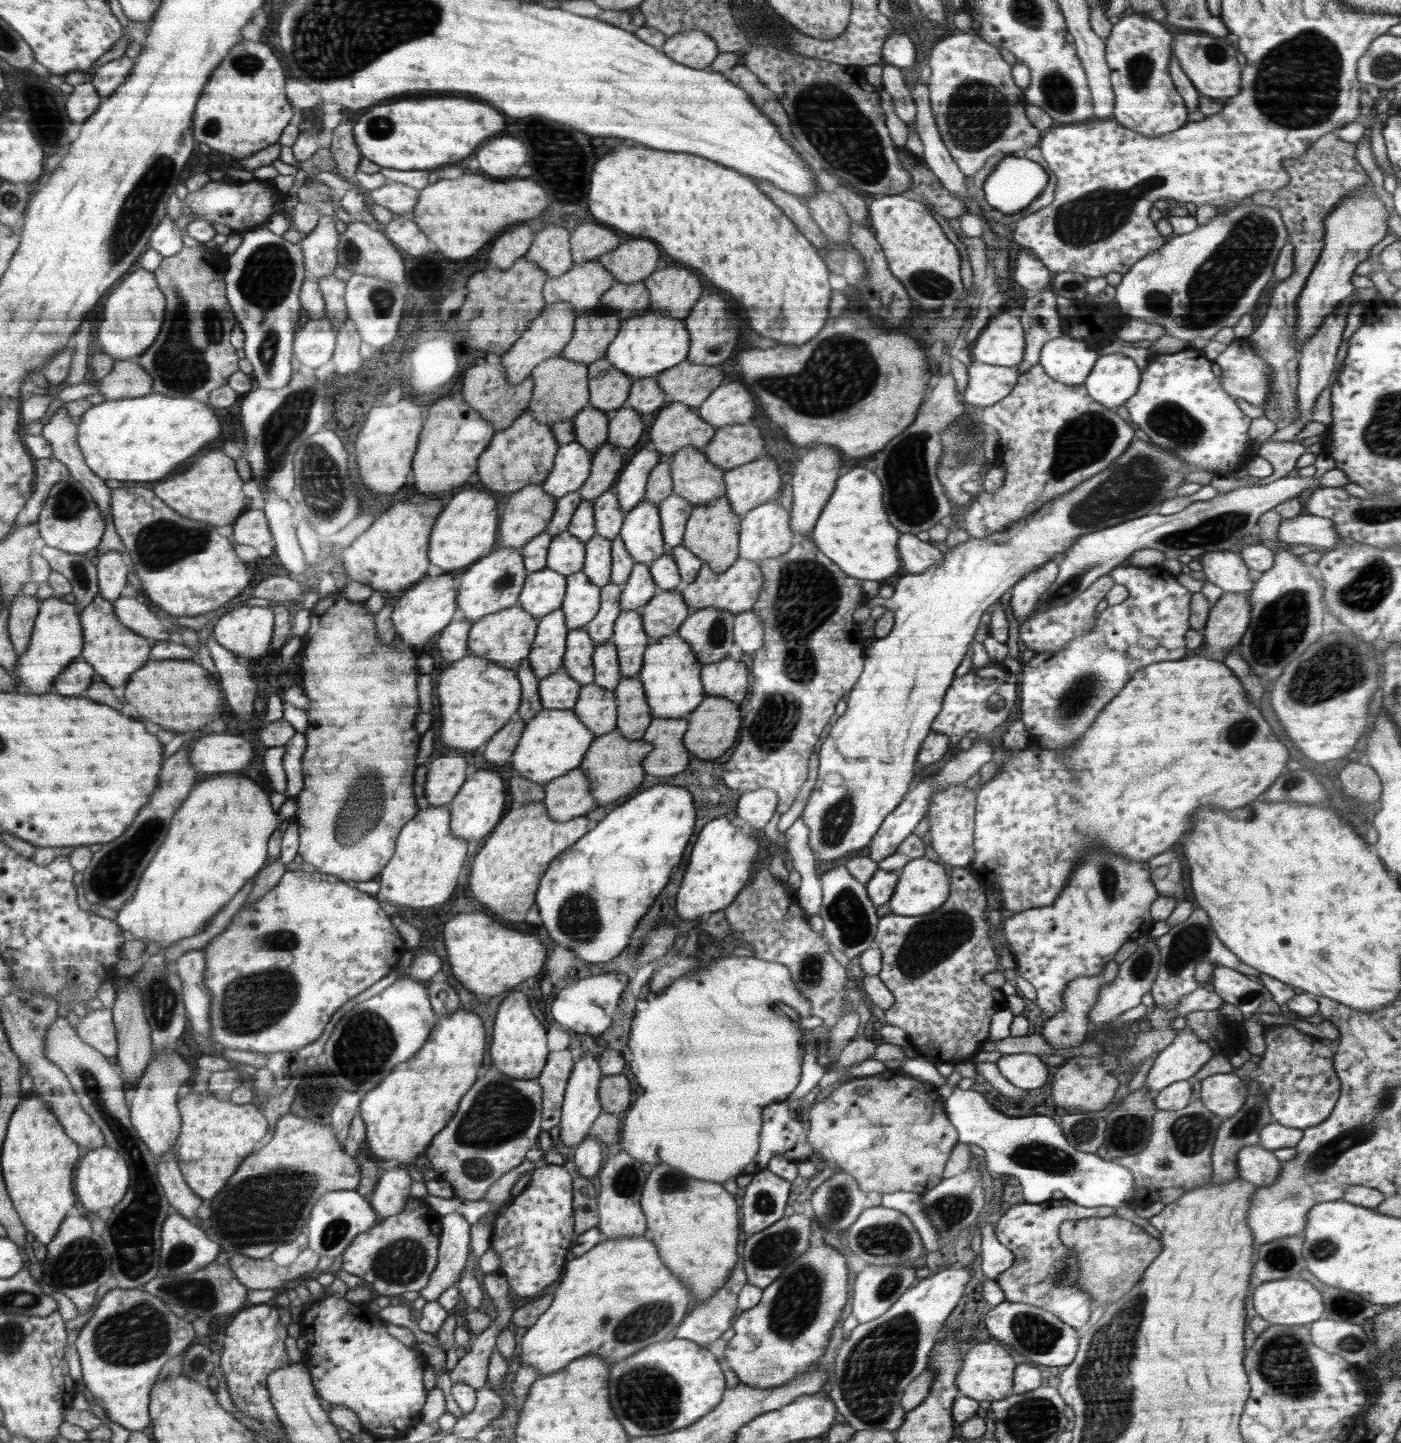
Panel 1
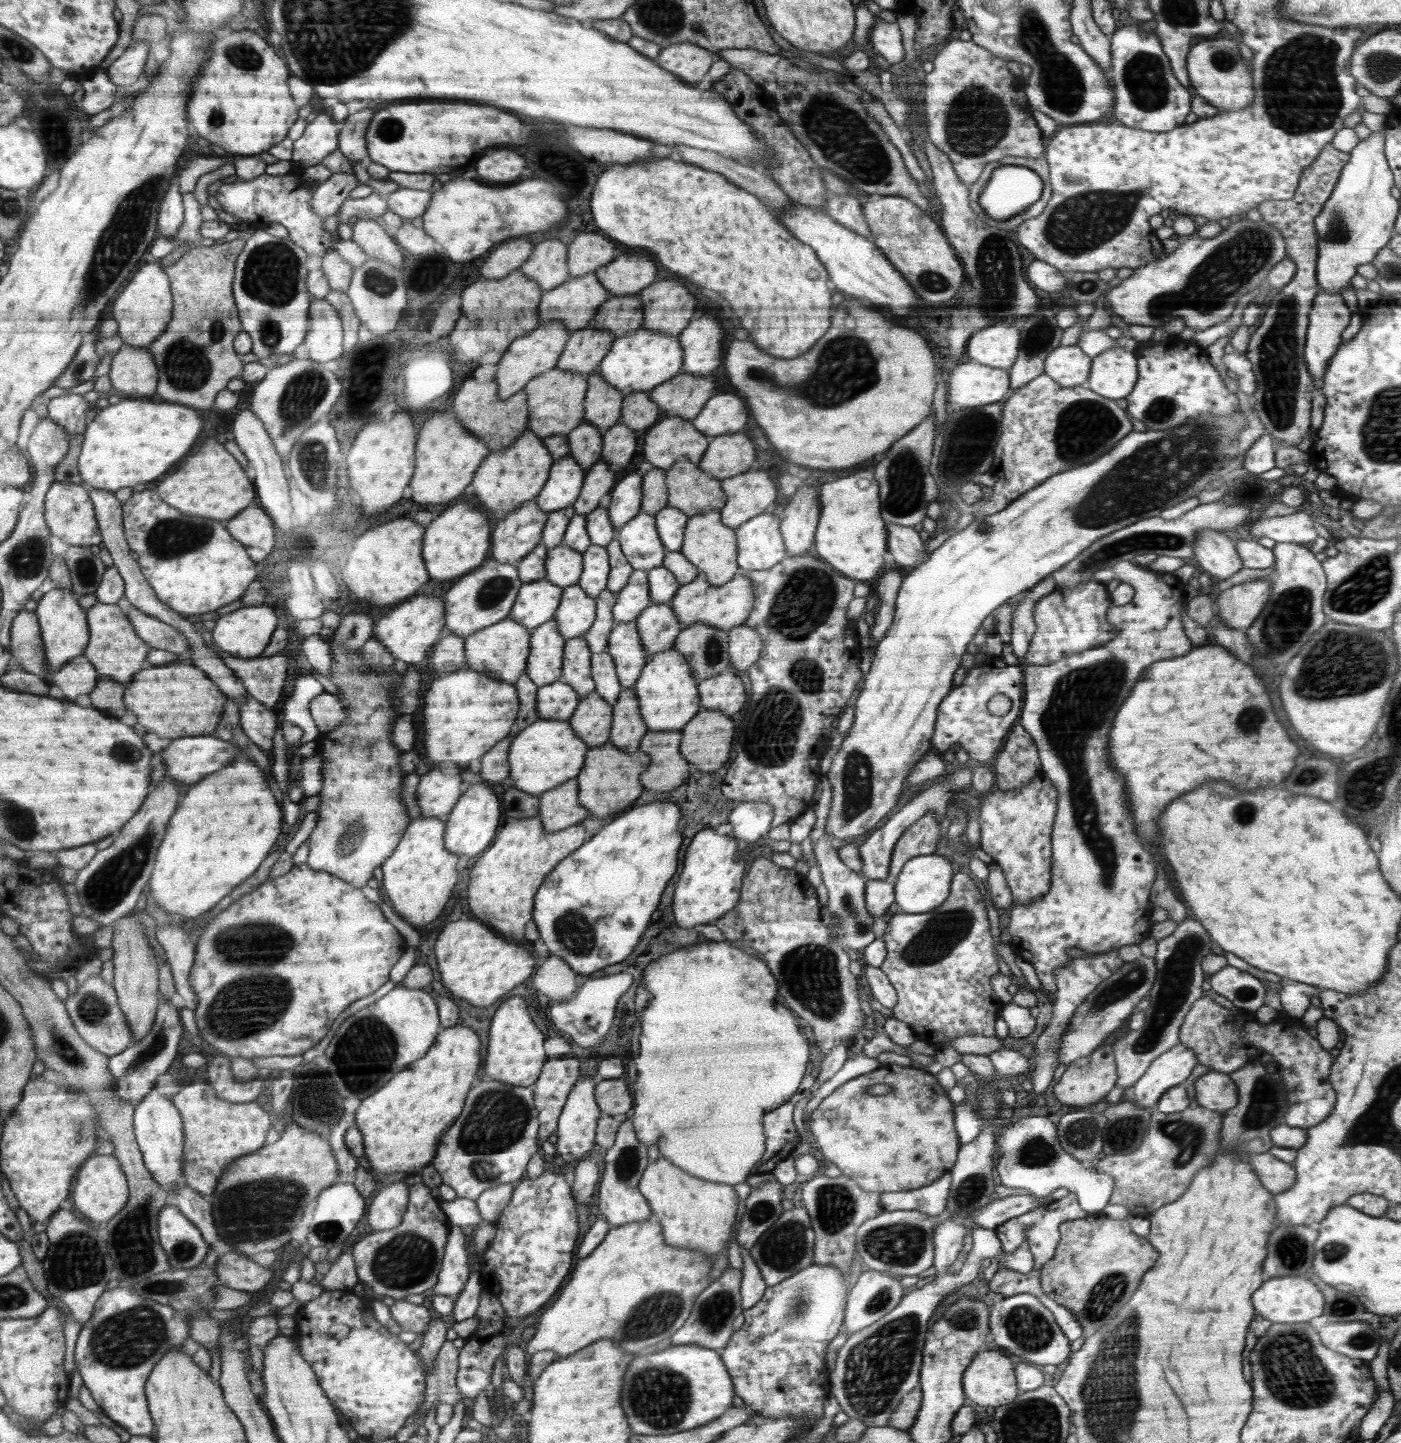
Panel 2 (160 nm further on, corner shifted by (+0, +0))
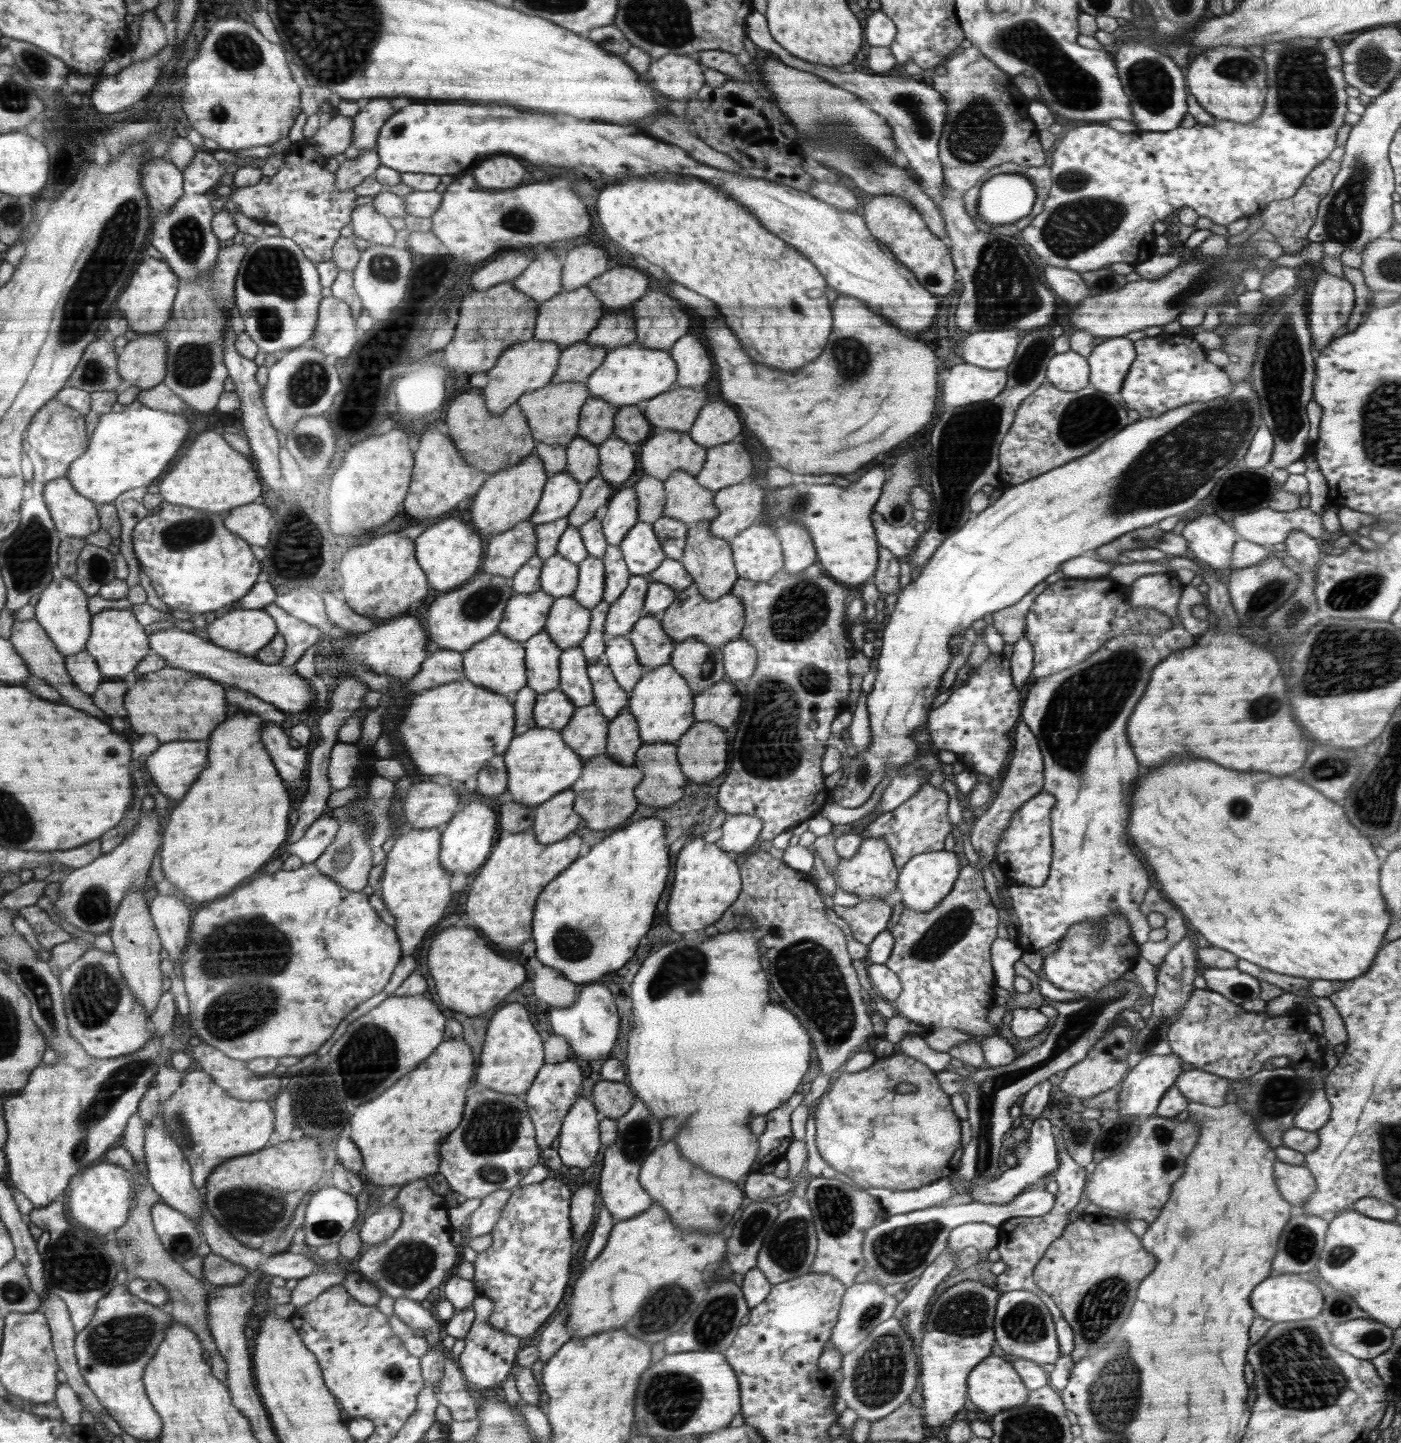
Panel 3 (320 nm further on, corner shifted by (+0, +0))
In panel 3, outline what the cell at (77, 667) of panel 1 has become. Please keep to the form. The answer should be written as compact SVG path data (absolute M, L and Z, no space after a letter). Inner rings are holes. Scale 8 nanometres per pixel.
M86 650L68 655L66 665L73 683L85 693L94 694L103 682L98 663Z

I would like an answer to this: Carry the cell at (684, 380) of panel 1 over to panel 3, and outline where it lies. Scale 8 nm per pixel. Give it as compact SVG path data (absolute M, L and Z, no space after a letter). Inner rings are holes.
M673 386L642 406L653 431L689 433L706 400L704 390Z

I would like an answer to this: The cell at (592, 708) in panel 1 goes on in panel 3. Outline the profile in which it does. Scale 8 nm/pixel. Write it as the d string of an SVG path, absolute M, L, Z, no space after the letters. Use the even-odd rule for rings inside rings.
M593 702L576 708L571 722L562 730L563 740L584 763L604 754L604 750L607 750L606 734L610 734L608 719Z

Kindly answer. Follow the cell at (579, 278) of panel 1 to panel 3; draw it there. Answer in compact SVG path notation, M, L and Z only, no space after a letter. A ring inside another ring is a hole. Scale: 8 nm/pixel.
M581 286L576 290L562 290L558 295L540 305L535 339L551 340L565 349L571 344L587 340L587 336L599 324L604 314L606 313L603 311L603 301L587 286Z

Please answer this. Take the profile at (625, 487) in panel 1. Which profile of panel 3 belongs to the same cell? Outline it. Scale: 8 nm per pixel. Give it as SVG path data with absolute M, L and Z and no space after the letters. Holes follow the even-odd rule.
M633 486L618 487L608 503L606 516L601 520L607 545L619 547L638 521L637 498Z

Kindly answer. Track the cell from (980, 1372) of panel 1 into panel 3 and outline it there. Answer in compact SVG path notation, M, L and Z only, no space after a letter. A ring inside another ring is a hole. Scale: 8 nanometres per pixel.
M992 1354L972 1369L967 1386L970 1402L988 1415L1026 1403L1029 1394L1011 1361Z

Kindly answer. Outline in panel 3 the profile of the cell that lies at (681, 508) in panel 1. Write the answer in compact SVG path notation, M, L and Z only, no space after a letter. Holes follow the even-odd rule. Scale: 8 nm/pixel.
M662 516L653 523L653 531L660 542L665 558L682 559L688 529L689 527L681 520L669 516Z

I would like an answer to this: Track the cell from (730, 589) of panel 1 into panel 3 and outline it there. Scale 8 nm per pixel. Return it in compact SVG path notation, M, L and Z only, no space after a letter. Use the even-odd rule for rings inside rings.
M693 582L688 588L675 595L674 602L660 614L664 632L675 643L691 638L699 638L712 648L723 648L728 642L740 636L744 626L744 605L731 592L718 600L707 600L699 593Z

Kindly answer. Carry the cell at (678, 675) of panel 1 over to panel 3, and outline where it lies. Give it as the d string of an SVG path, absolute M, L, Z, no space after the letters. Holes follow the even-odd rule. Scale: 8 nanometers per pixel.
M670 664L655 668L652 672L644 673L636 688L629 693L629 711L638 721L639 737L642 743L672 742L680 738L695 724L694 700L691 686L680 673Z

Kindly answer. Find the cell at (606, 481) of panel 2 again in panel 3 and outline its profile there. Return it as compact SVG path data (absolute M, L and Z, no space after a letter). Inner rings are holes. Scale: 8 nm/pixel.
M600 474L590 479L586 485L582 486L582 494L579 496L579 502L576 503L575 510L567 516L569 526L579 528L584 523L595 518L594 513L600 506L606 506L611 500L614 490L604 477Z

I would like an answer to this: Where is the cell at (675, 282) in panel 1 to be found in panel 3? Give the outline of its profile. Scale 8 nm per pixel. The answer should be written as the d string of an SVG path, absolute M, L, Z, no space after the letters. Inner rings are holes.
M666 291L647 292L642 299L632 305L630 311L635 316L635 331L638 333L635 342L644 348L669 351L678 338L686 334L690 326L688 314L680 310L680 304L676 302L675 297L670 298Z

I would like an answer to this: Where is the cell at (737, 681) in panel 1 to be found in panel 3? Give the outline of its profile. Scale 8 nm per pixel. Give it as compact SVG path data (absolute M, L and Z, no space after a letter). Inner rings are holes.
M727 678L718 681L712 687L695 695L695 722L713 722L720 728L728 728L736 722L740 714L742 698L738 690L732 686Z

